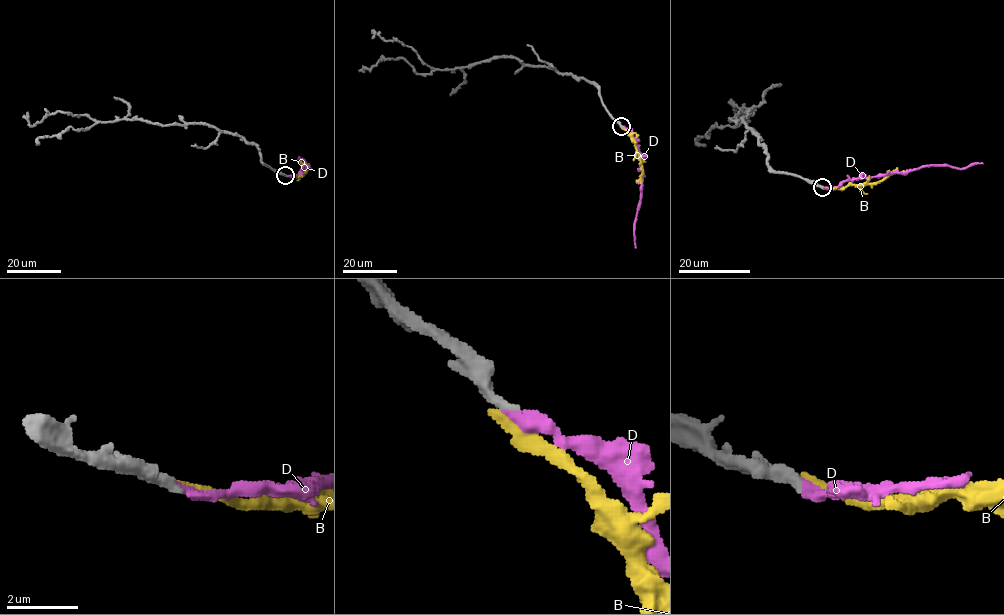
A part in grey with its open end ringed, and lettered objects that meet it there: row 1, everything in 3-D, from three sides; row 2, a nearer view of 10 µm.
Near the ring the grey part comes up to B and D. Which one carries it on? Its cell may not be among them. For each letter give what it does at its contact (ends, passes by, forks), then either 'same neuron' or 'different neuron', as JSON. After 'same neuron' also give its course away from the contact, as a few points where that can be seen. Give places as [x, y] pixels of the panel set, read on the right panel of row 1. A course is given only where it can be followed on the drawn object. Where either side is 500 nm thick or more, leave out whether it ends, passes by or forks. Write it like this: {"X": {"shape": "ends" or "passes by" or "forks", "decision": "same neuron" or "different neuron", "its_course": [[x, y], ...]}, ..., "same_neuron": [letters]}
{"B": {"shape": "ends", "decision": "different neuron"}, "D": {"shape": "ends", "decision": "same neuron", "its_course": [[822, 186], [837, 187], [860, 177], [907, 173], [930, 165], [965, 169], [982, 162]]}, "same_neuron": ["D"]}

